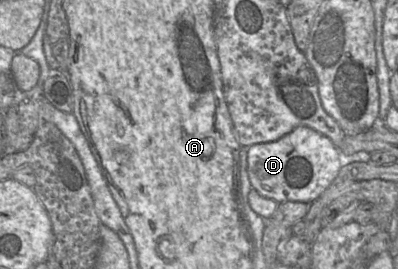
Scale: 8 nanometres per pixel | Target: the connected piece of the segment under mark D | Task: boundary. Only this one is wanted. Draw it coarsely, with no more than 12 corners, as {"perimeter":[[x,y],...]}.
{"perimeter":[[306,126],[247,150],[252,188],[312,203],[342,165]]}

